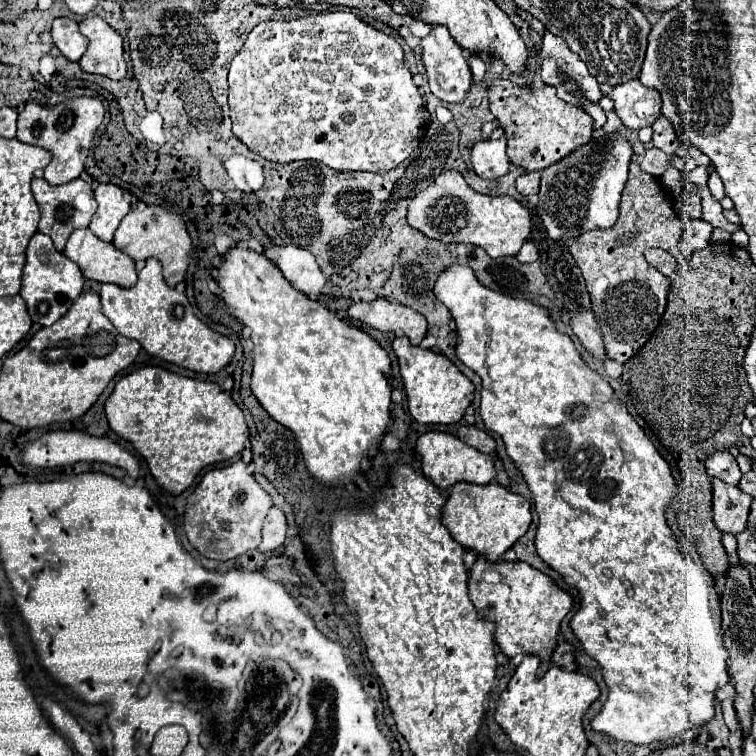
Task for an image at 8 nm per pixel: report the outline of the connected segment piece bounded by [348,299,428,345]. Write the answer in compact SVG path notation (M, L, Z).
M374 299L374 301L360 301L348 309L348 315L356 321L362 321L378 331L392 331L396 335L404 335L410 339L412 345L418 345L426 333L428 325L426 319L404 305L394 305L388 299Z

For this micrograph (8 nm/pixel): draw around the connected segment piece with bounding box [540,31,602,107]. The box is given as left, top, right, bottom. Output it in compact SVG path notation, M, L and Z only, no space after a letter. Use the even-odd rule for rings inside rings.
M544 31L542 35L542 51L540 51L540 59L542 59L542 65L540 65L540 73L542 73L542 81L546 85L552 85L556 87L558 91L558 97L570 105L576 105L580 107L582 103L586 101L600 101L602 97L602 91L598 87L598 81L588 73L586 69L586 63L580 61L580 57L576 53L572 53L566 45L566 41L558 35L552 35L550 31Z

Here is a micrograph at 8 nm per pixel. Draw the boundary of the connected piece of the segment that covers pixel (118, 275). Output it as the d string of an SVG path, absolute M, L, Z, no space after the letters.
M90 229L74 231L62 253L74 261L90 281L114 283L118 287L132 287L136 283L134 261L112 243L100 241Z

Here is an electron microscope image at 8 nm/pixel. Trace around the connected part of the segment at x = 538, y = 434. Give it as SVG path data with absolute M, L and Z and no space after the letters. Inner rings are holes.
M458 263L442 269L442 273L434 285L434 295L438 301L442 301L450 309L450 313L456 321L456 331L458 331L458 339L460 339L456 343L458 359L466 367L470 367L476 375L480 375L480 379L482 379L482 403L480 403L482 421L484 421L488 431L494 431L502 437L508 457L520 469L520 473L524 475L524 481L528 483L528 489L532 493L534 507L538 513L536 551L554 571L558 571L562 575L562 579L570 587L576 587L580 593L580 599L582 599L580 609L572 617L570 627L572 627L576 639L582 643L584 651L590 657L594 657L598 661L598 665L602 667L602 677L608 685L608 699L602 705L602 711L590 721L592 727L596 731L612 737L612 739L618 739L618 741L628 741L628 743L636 743L636 745L650 745L654 741L666 741L668 737L680 735L688 727L708 723L714 717L714 701L716 701L714 691L718 687L720 675L727 674L728 651L724 649L724 643L722 643L720 597L716 593L716 587L714 587L710 573L704 571L704 565L702 565L694 543L692 543L690 533L686 532L689 529L683 533L689 546L687 547L687 554L682 555L676 535L666 525L666 505L678 493L678 487L670 475L670 465L658 453L658 449L648 439L644 429L636 423L636 419L628 413L626 405L614 395L612 387L596 371L592 371L584 363L574 341L568 335L556 331L556 325L554 325L546 307L532 303L528 299L514 299L514 297L502 295L498 291L492 291L492 289L484 287L474 277L474 271L470 267L458 265Z

